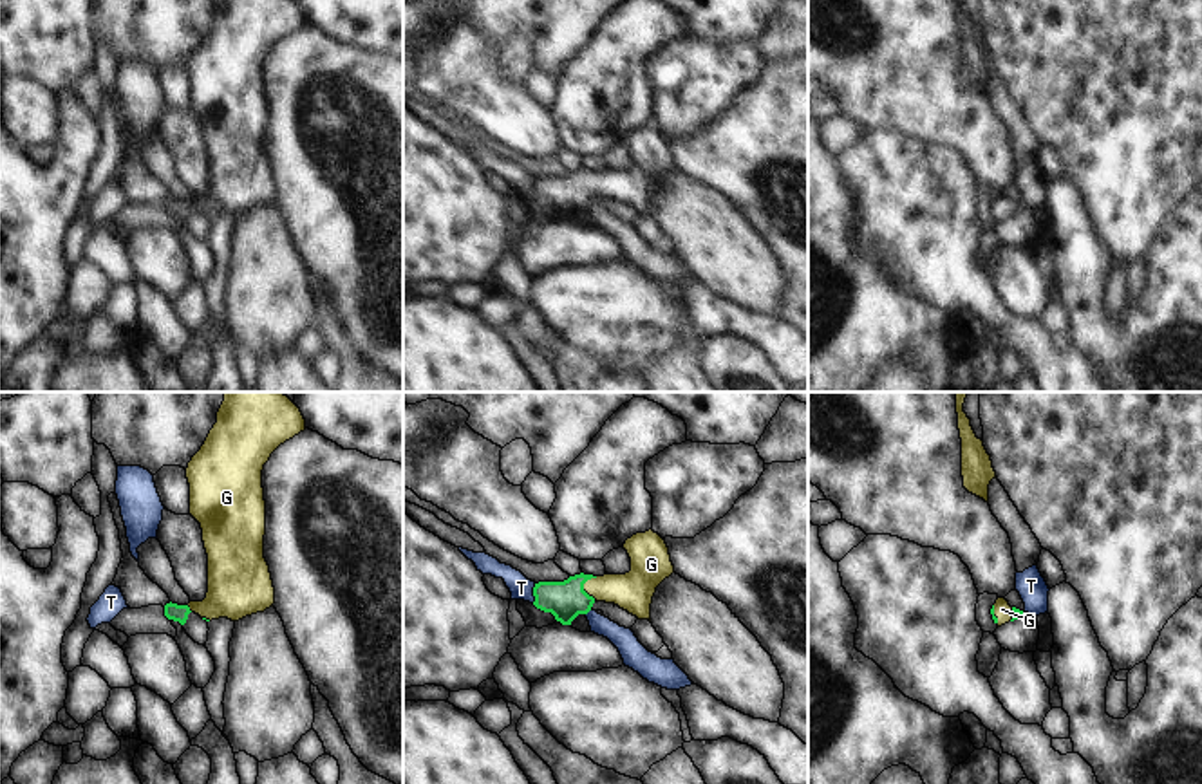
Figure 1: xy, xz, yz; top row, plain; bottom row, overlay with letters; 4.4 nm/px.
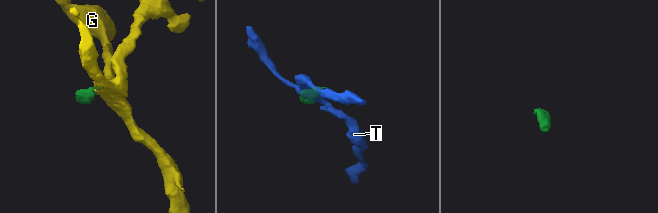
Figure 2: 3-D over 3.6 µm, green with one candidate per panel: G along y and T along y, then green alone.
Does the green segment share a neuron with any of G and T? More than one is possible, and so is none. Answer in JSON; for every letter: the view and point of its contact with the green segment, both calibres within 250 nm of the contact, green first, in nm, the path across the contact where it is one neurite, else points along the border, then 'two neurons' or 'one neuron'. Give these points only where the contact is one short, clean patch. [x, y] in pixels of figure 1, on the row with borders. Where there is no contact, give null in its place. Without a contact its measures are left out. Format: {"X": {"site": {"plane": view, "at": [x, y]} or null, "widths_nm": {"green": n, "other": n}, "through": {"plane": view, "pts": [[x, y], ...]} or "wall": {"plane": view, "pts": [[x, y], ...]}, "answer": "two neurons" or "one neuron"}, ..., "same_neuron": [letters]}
{"G": {"site": {"plane": "xz", "at": [582, 589]}, "widths_nm": {"green": 170, "other": 180}, "through": {"plane": "xz", "pts": [[564, 600], [582, 589], [633, 591]]}, "answer": "one neuron"}, "T": {"site": {"plane": "xz", "at": [534, 593]}, "widths_nm": {"green": 170, "other": 100}, "wall": {"plane": "xz", "pts": [[535, 584], [532, 602]]}, "answer": "two neurons"}, "same_neuron": ["G"]}

